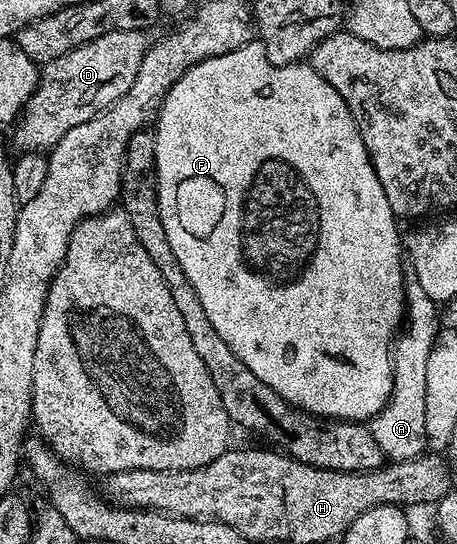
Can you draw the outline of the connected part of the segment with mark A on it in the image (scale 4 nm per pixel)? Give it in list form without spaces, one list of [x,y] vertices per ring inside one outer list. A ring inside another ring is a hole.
[[[413,279],[408,280],[405,285],[405,328],[394,342],[391,359],[395,386],[385,407],[369,422],[373,439],[377,439],[377,447],[381,447],[388,462],[408,461],[428,448],[425,435],[425,363],[441,328],[435,309],[437,302],[425,295],[425,287]]]

